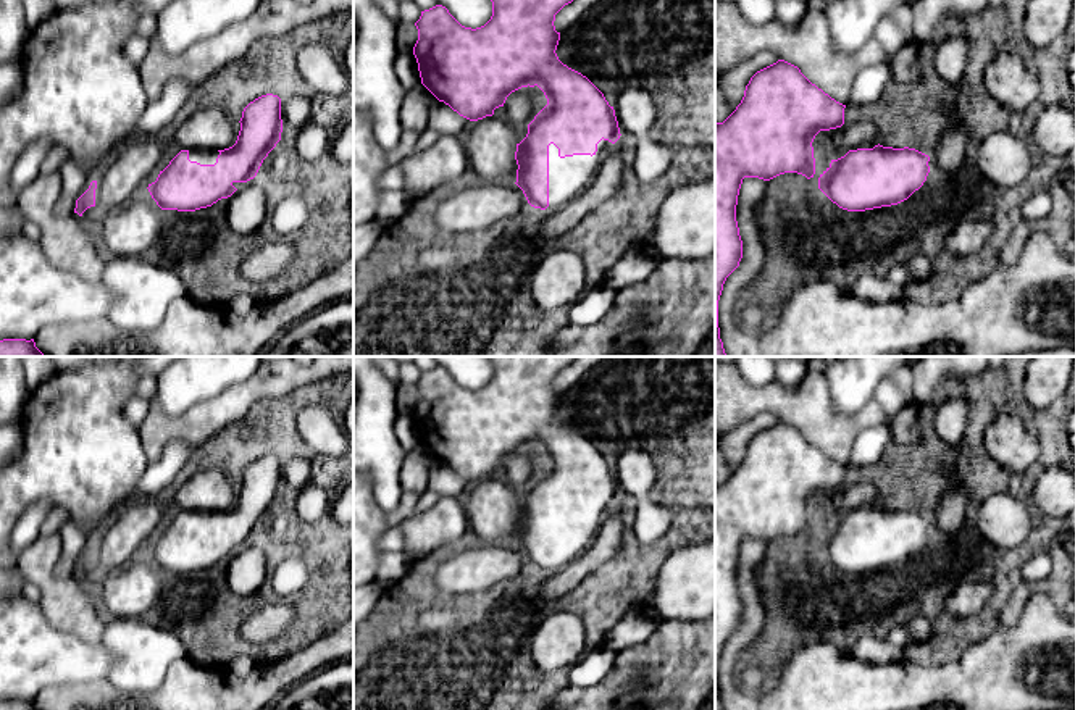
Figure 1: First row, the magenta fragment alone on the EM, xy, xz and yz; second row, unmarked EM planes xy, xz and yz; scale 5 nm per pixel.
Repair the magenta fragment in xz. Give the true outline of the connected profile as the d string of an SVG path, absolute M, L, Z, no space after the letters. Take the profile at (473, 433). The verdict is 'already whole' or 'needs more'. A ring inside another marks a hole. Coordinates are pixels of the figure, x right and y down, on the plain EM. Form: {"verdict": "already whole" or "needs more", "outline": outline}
{"verdict": "needs more", "outline": "M489 357L492 363L491 381L476 390L462 387L445 368L436 366L421 373L415 384L418 402L413 416L418 424L421 445L439 462L449 466L460 478L478 482L492 478L494 471L504 468L507 458L521 450L538 447L547 466L528 486L526 499L517 505L515 521L517 547L523 552L528 565L546 574L557 573L560 568L576 560L594 541L605 515L620 500L620 489L613 468L604 455L581 434L563 426L555 411L560 394L555 392L555 376L578 357Z"}

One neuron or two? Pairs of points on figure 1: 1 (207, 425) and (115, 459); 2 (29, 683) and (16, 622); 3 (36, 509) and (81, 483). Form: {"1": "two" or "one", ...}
{"1": "two", "2": "one", "3": "two"}

